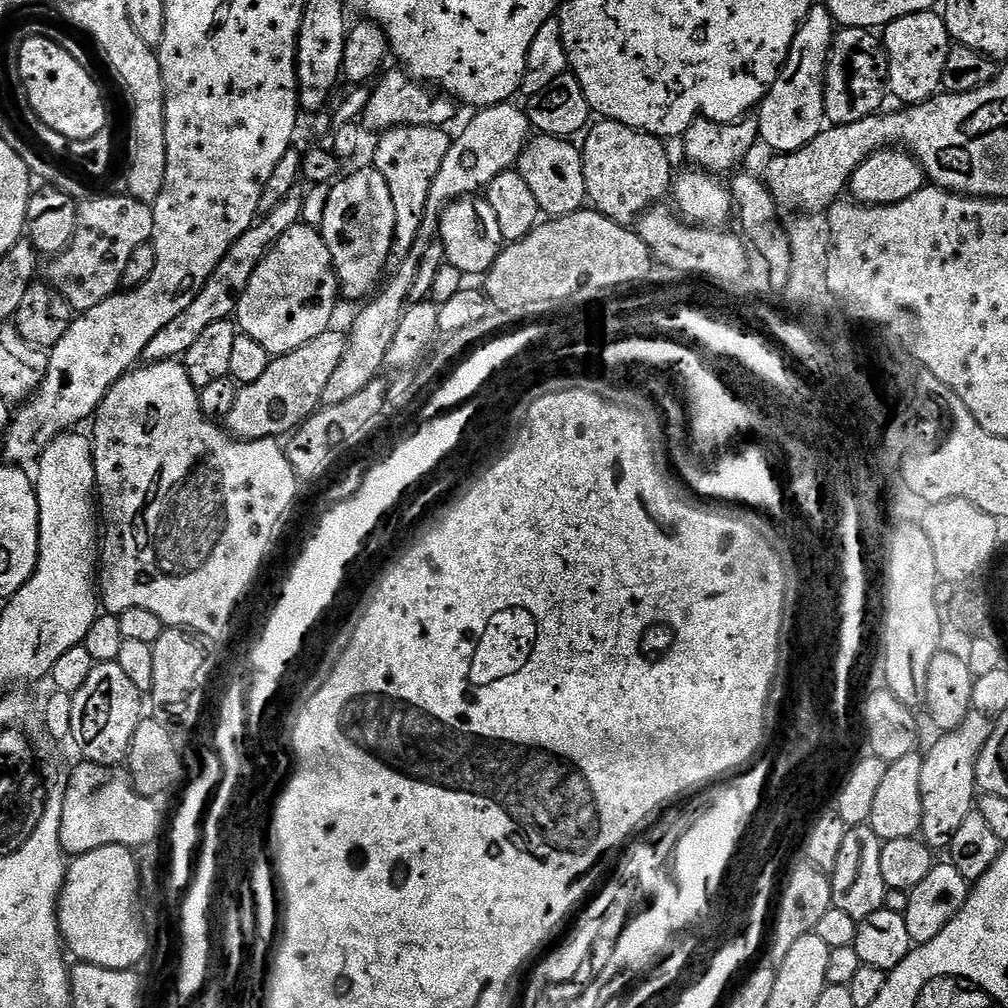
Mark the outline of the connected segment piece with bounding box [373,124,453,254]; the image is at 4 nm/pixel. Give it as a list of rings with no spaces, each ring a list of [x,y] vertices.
[[[409,124],[379,133],[373,165],[376,172],[382,174],[386,186],[390,186],[390,202],[394,202],[393,253],[407,254],[417,247],[420,221],[424,219],[424,211],[430,198],[430,186],[434,186],[434,178],[438,178],[442,158],[446,158],[453,142],[453,137],[446,133],[444,128]]]

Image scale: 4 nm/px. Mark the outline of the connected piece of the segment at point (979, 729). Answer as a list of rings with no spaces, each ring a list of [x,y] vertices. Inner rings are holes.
[[[968,712],[961,724],[952,731],[945,731],[940,740],[923,753],[920,779],[922,818],[919,835],[933,850],[947,849],[958,826],[962,826],[962,821],[974,811],[978,800],[976,767],[982,754],[982,746],[992,732],[992,726],[993,721],[989,717],[980,712]]]

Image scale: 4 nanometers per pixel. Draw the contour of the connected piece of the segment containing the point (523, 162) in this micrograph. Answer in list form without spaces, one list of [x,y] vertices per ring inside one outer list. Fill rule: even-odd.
[[[533,135],[524,146],[524,153],[518,161],[518,170],[526,178],[534,199],[538,202],[545,217],[568,216],[585,207],[586,178],[584,177],[584,154],[579,147],[572,145],[571,139],[563,136]]]

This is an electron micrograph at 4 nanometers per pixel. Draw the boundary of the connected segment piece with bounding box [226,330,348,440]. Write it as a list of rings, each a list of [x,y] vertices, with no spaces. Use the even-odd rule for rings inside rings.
[[[329,330],[318,334],[318,338],[310,338],[310,342],[306,342],[306,346],[298,346],[298,350],[294,350],[290,354],[273,358],[270,366],[266,366],[262,378],[243,385],[239,389],[240,393],[233,398],[232,405],[228,408],[227,431],[231,432],[237,440],[270,440],[283,437],[283,432],[291,433],[299,428],[305,420],[310,419],[313,412],[321,407],[320,399],[322,390],[326,390],[327,380],[333,376],[342,354],[346,354],[348,337],[343,331],[341,333],[336,331]]]

